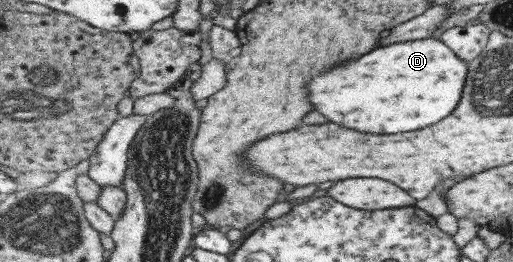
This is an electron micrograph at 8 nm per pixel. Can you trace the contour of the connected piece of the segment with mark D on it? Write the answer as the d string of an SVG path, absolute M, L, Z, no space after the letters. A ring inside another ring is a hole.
M429 37L375 49L363 59L349 63L347 67L337 67L335 71L327 71L327 75L321 75L311 85L311 99L315 99L317 111L327 115L335 123L355 127L359 131L393 135L403 131L425 129L451 115L461 103L467 75L469 75L469 62L457 57L457 53L441 39Z

